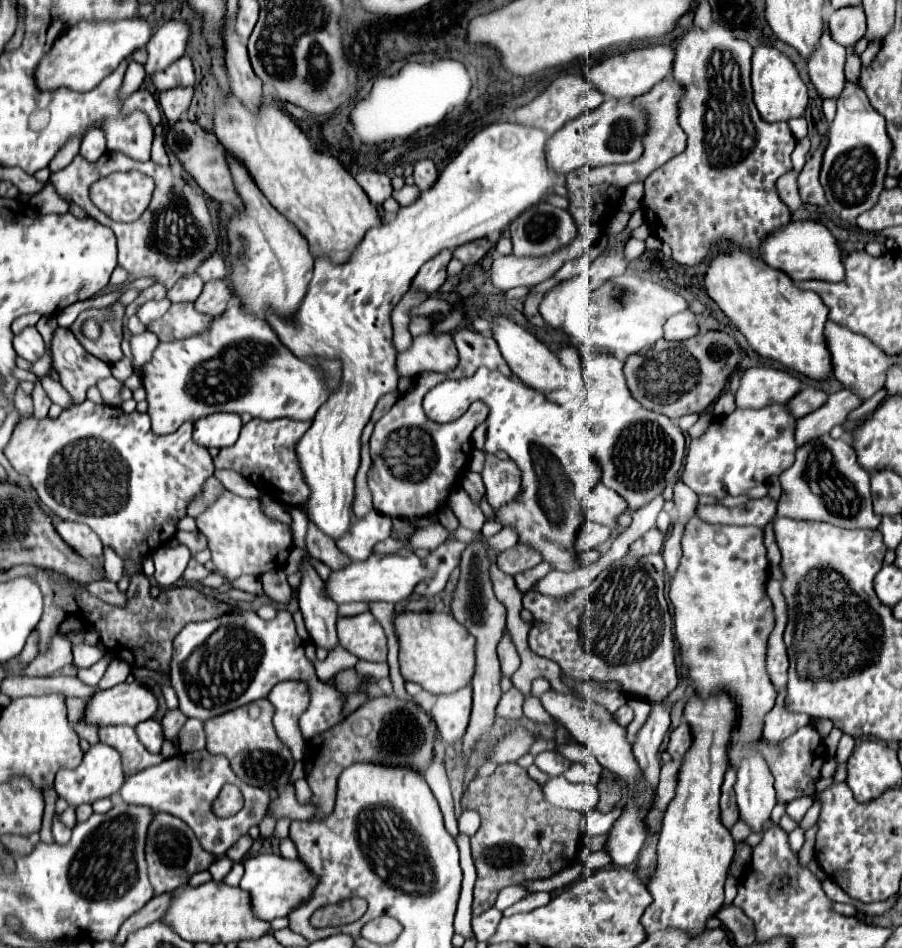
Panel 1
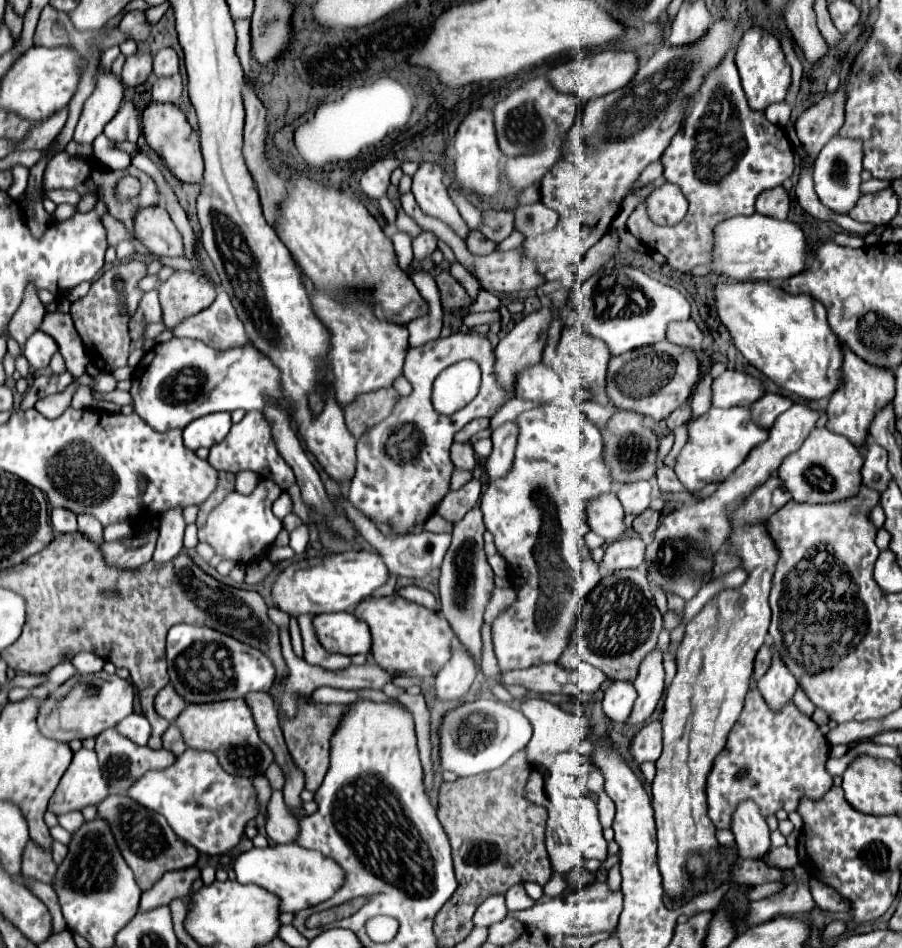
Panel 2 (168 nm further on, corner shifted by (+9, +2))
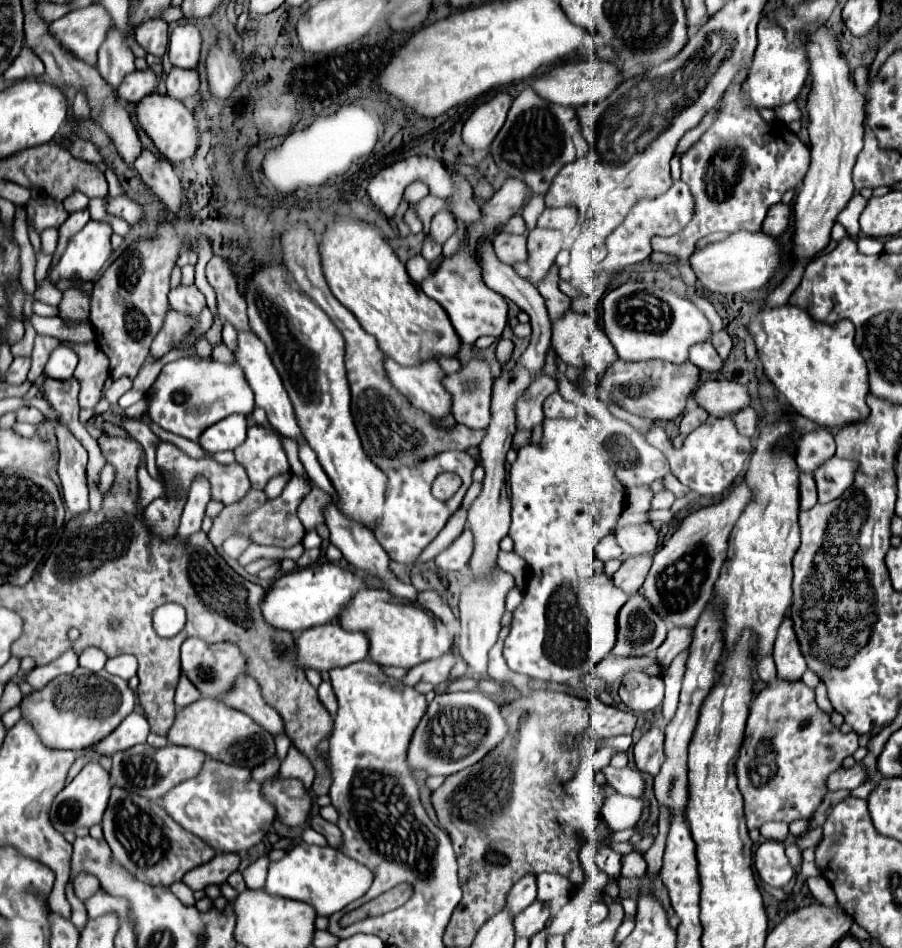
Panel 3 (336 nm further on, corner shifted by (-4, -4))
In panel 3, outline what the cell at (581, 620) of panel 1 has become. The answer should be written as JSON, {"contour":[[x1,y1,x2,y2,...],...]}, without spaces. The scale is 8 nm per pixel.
{"contour":[[636,594,618,614,618,642,612,652,620,656,654,656,666,634,666,624,652,612,648,600]]}

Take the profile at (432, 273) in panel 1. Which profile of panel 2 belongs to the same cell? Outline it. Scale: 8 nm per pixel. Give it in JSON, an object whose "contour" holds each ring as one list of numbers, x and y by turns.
{"contour":[[423,232,419,234,417,238,413,238,413,252,415,252,415,258,419,262,431,258,431,254,437,250,437,238,435,234,431,232]]}

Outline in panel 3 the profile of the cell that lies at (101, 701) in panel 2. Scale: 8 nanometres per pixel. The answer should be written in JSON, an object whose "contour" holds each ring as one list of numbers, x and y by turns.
{"contour":[[76,668,72,674,56,676,52,684,32,692,22,698,20,710,22,718,36,728,40,740,52,750,82,750,102,738,106,738,112,728,116,728,136,704,136,692,128,688,128,682,108,674,106,670,88,672,86,668]]}

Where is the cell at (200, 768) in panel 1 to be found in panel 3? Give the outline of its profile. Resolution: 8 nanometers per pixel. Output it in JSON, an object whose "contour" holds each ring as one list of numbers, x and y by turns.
{"contour":[[206,758,196,778,178,784,164,796,164,810,218,852,244,854,266,836,274,822,274,808,262,798,260,784,252,780,250,770,232,768,212,758]]}

